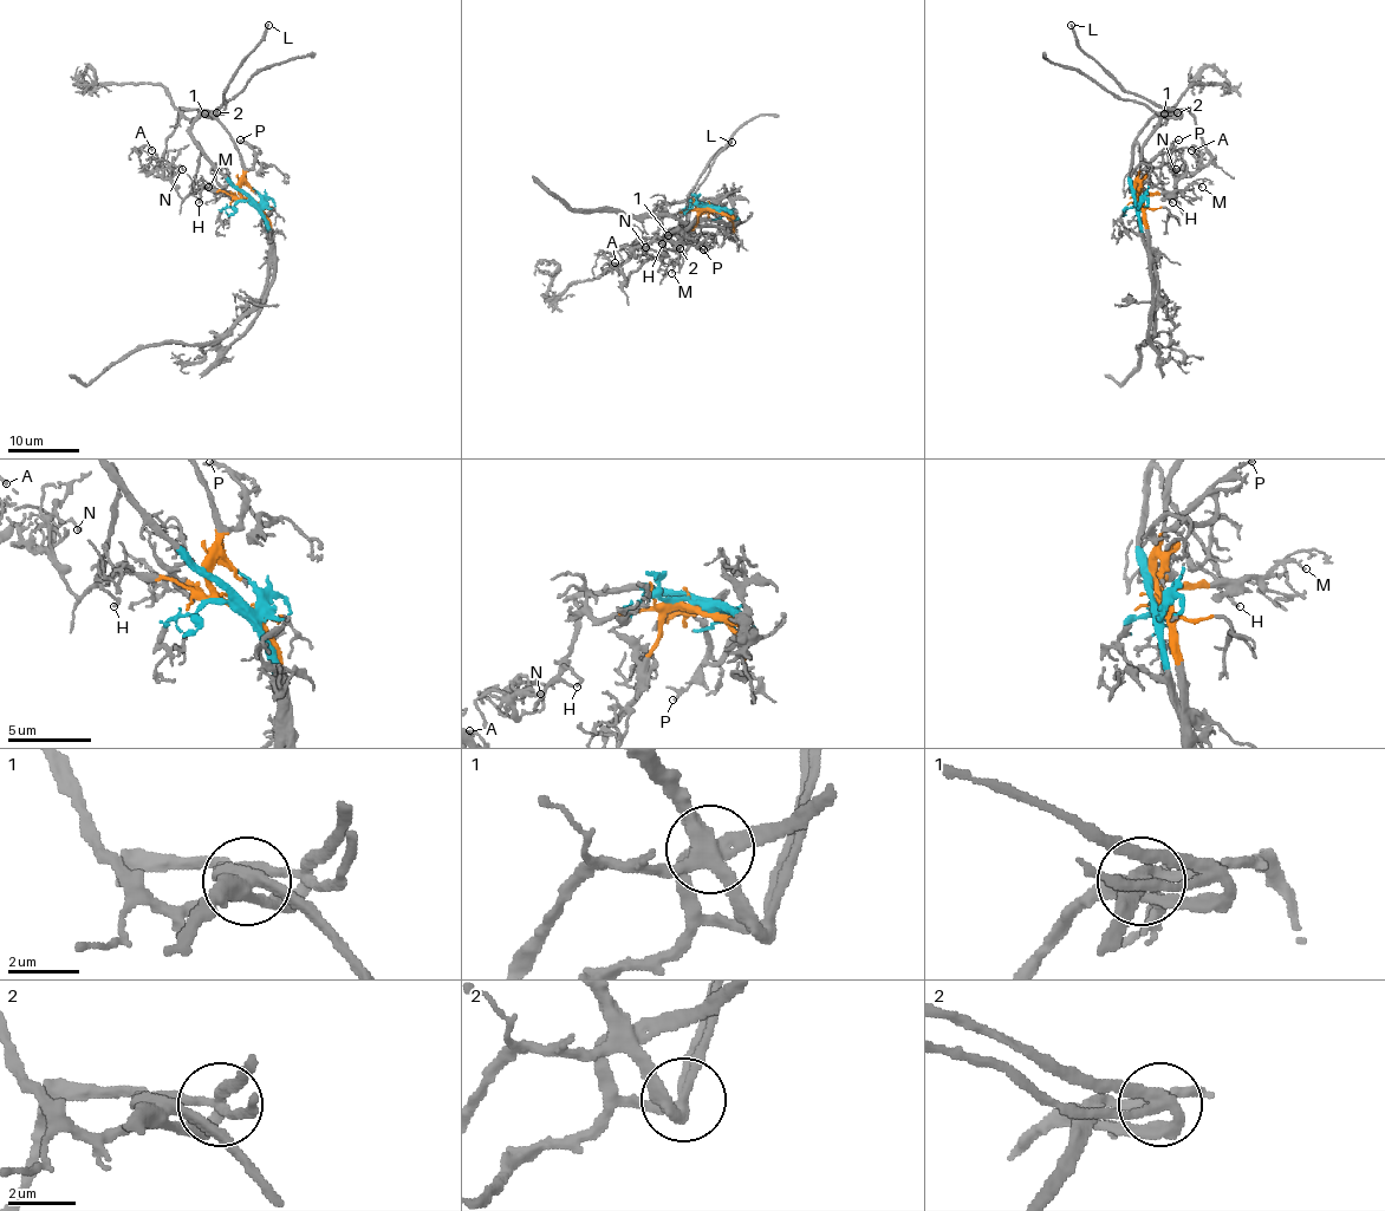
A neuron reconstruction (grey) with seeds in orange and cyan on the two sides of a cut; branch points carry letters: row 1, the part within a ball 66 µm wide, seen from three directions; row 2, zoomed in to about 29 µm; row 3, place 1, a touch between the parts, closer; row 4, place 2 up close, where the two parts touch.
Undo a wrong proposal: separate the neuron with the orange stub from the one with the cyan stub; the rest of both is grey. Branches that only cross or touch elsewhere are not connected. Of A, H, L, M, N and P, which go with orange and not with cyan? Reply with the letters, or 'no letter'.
A, M, P

